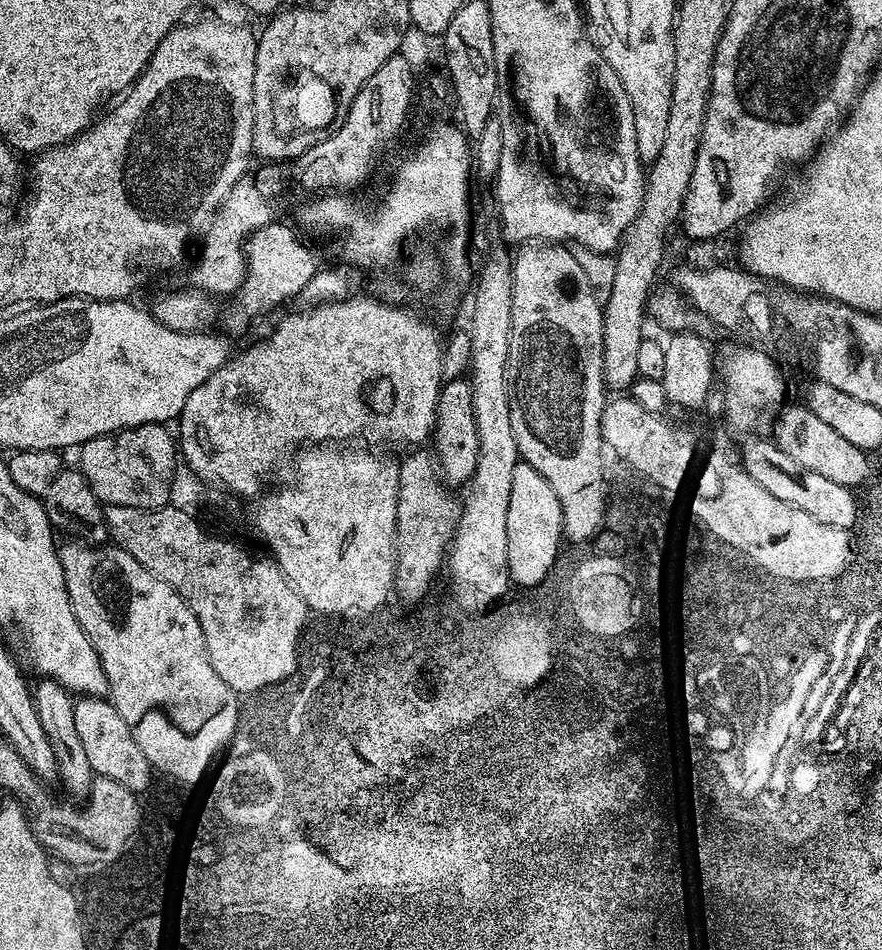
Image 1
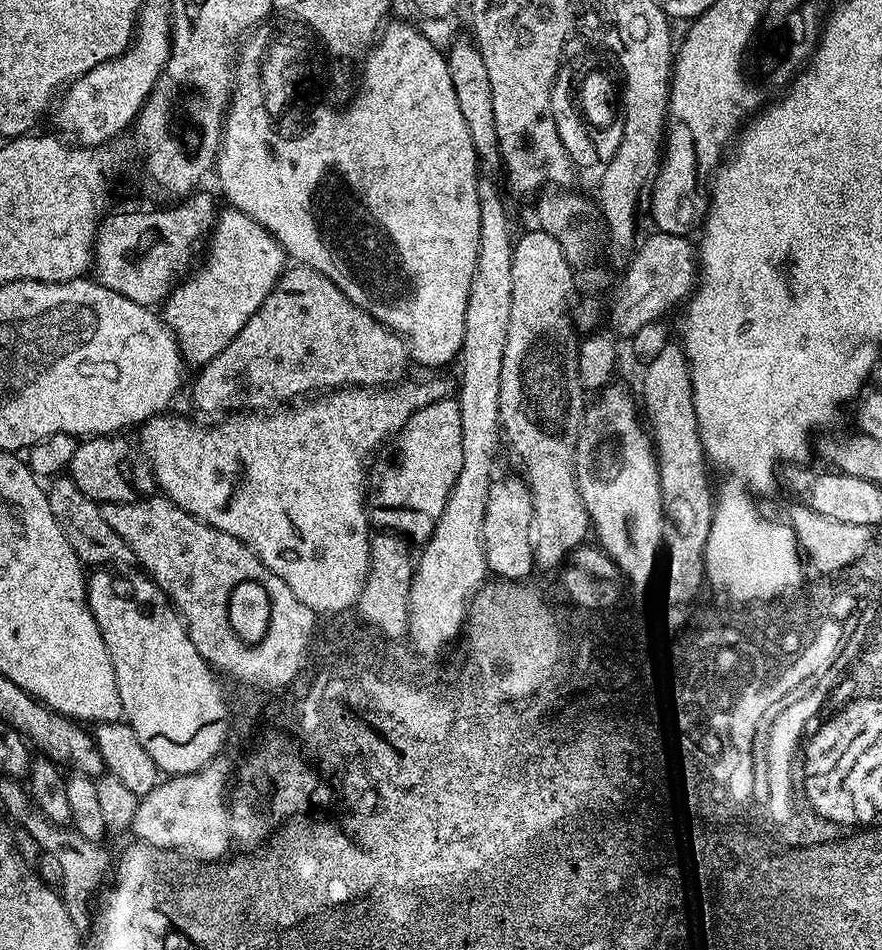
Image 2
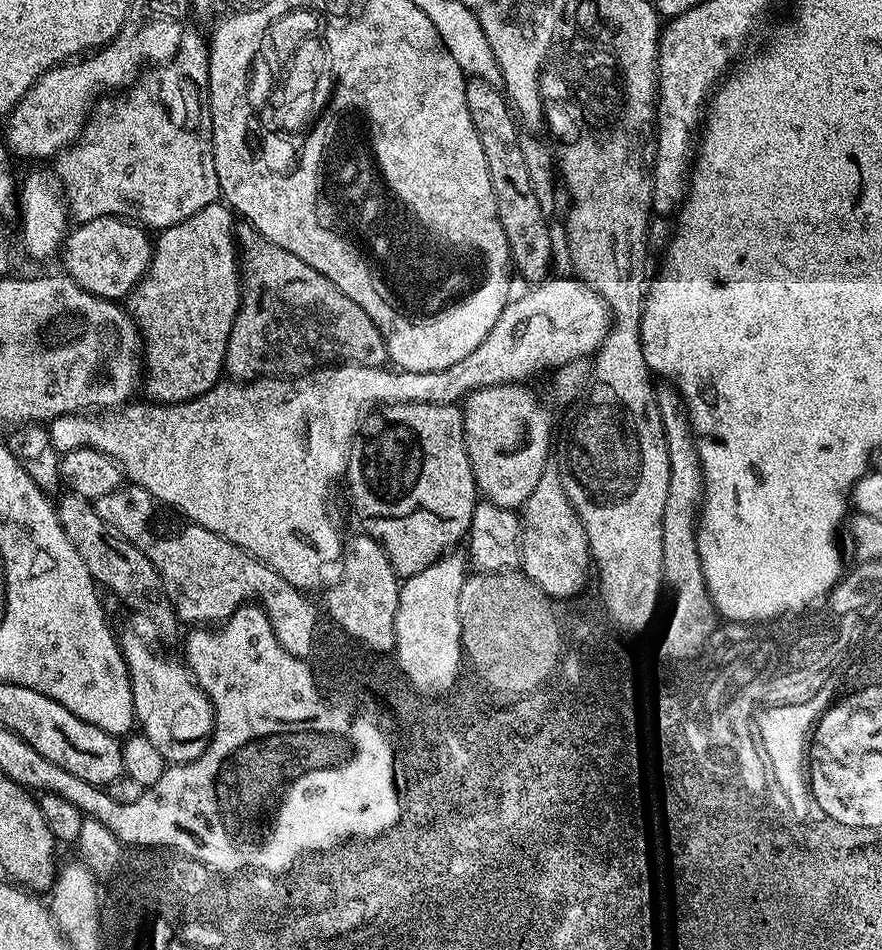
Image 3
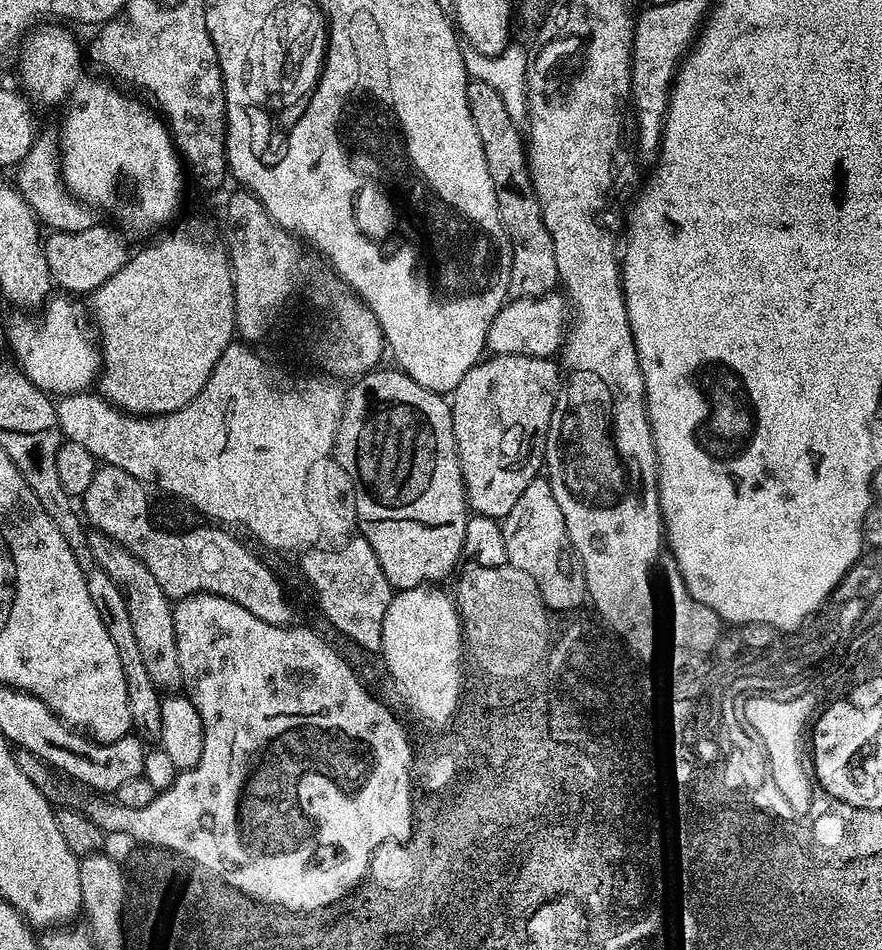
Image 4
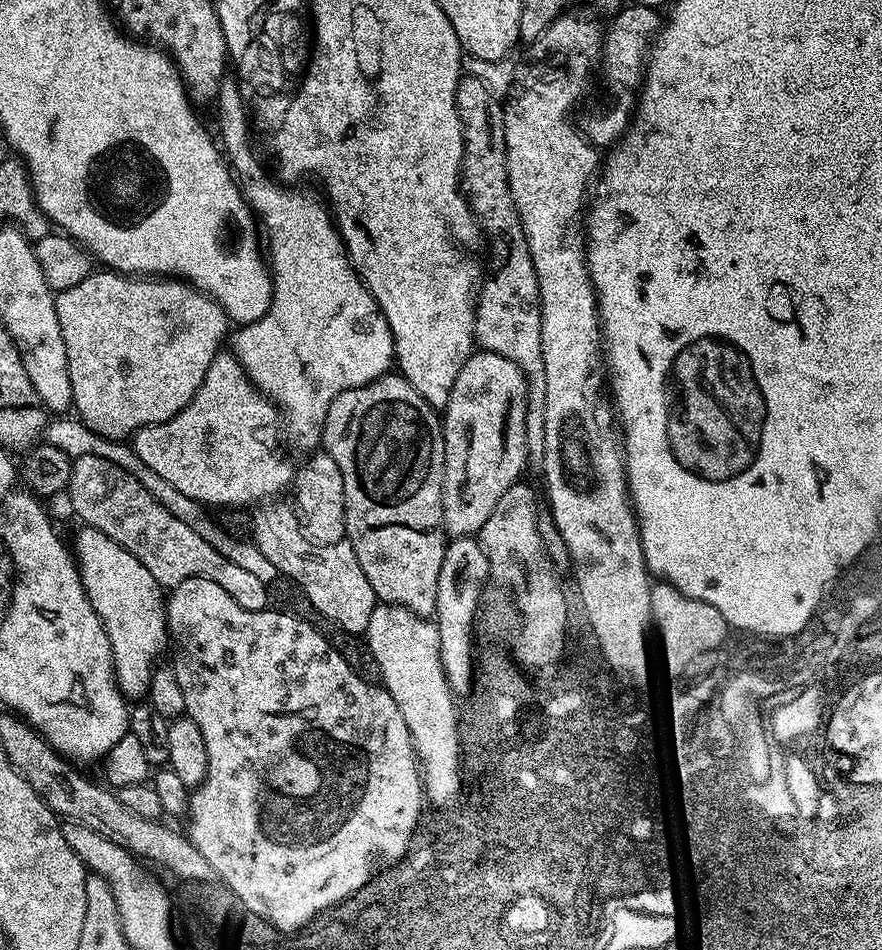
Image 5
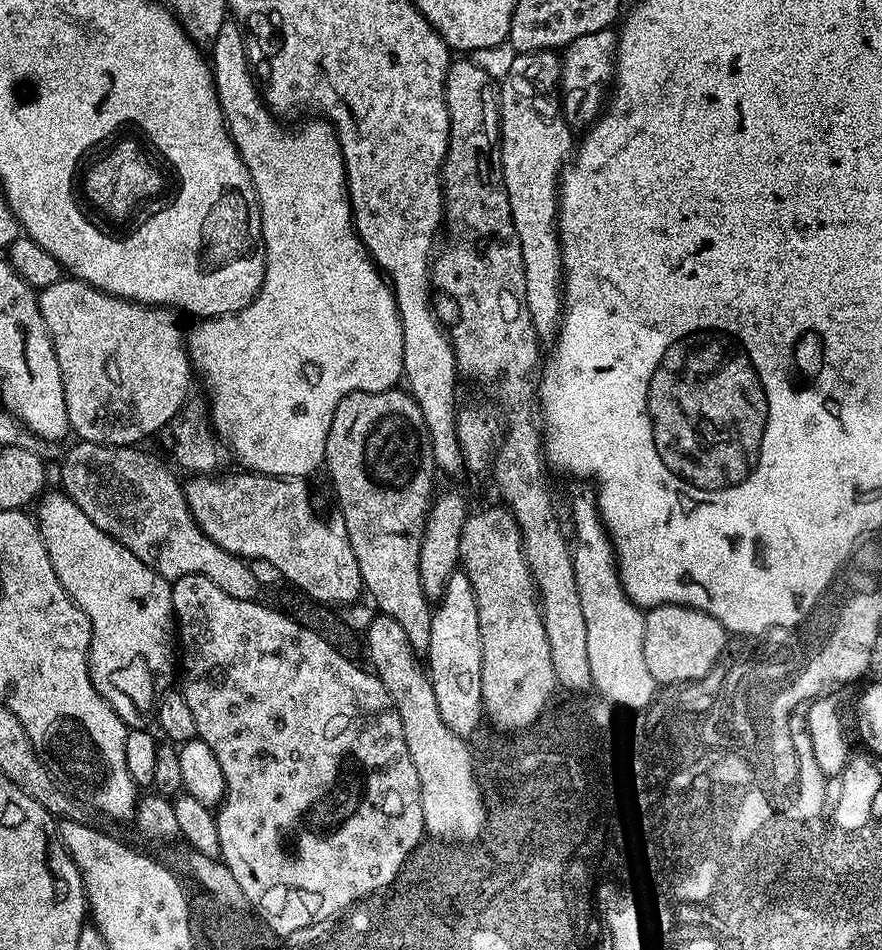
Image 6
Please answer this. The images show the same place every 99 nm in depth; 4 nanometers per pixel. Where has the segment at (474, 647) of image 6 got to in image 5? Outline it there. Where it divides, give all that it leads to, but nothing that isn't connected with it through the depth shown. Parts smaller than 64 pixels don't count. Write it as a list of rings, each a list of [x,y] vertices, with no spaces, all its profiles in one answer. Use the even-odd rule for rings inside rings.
[[[462,536],[453,539],[449,543],[446,554],[442,558],[442,570],[438,574],[438,602],[436,603],[434,623],[440,639],[440,661],[442,662],[442,670],[446,674],[446,682],[451,686],[453,693],[460,698],[467,697],[472,690],[472,681],[474,679],[472,627],[475,626],[476,620],[478,624],[478,609],[481,607],[480,579],[486,574],[489,575],[489,572],[488,556],[484,553],[484,548],[480,545],[479,539],[471,536]]]

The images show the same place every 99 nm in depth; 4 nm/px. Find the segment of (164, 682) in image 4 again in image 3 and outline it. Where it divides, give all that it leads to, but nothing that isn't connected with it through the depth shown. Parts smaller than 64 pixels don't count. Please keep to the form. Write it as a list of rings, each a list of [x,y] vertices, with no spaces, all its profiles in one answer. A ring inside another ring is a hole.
[[[68,492],[61,500],[57,499],[55,505],[62,530],[66,538],[74,542],[74,550],[82,554],[82,562],[86,562],[86,570],[90,570],[92,579],[101,589],[109,588],[132,611],[131,627],[150,642],[170,639],[176,632],[178,621],[162,586],[162,578],[158,570],[154,570],[154,562],[150,562],[150,558],[146,558],[146,554],[125,536],[115,532],[100,517],[93,501]]]

